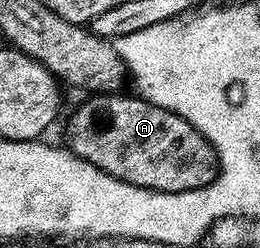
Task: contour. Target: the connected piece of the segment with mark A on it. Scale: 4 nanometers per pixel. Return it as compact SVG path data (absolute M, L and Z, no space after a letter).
M93 93L91 96L85 97L88 99L69 116L68 127L64 130L65 140L63 139L63 141L66 143L68 151L74 156L94 164L94 168L98 168L118 180L141 186L147 190L186 192L194 188L209 186L216 178L218 169L216 149L210 143L201 141L199 143L200 158L196 158L195 148L188 146L190 127L186 120L182 120L182 116L178 116L166 108L158 108L158 104L150 104L135 93L124 93Z

